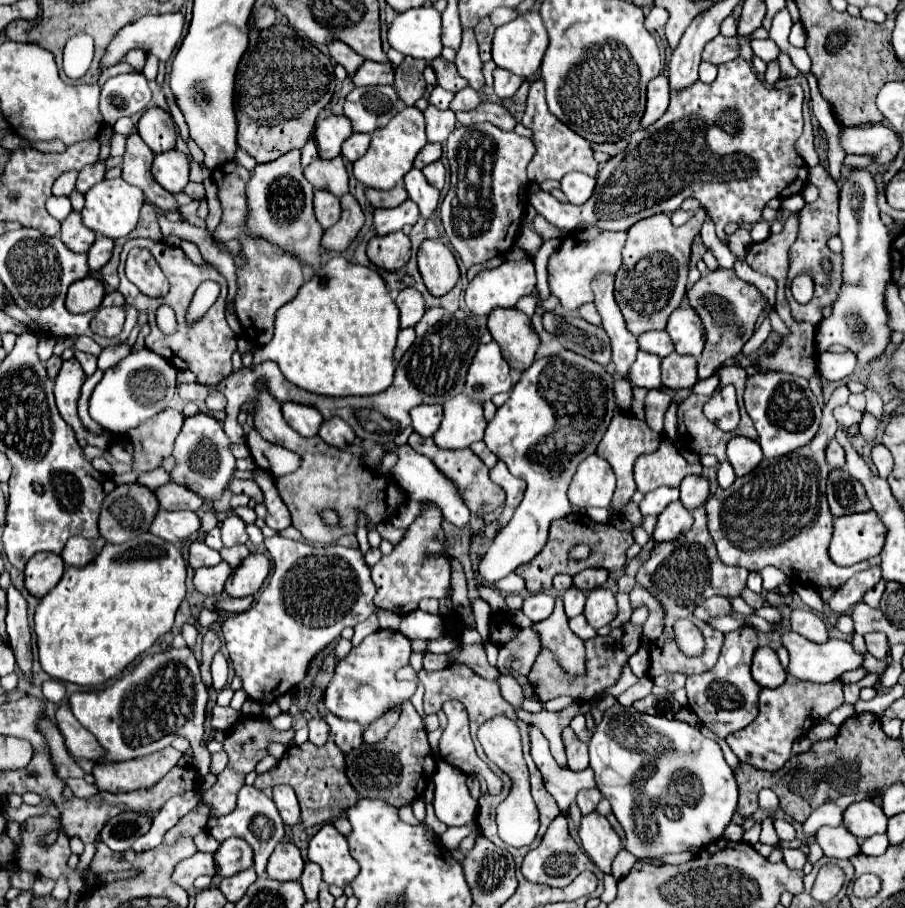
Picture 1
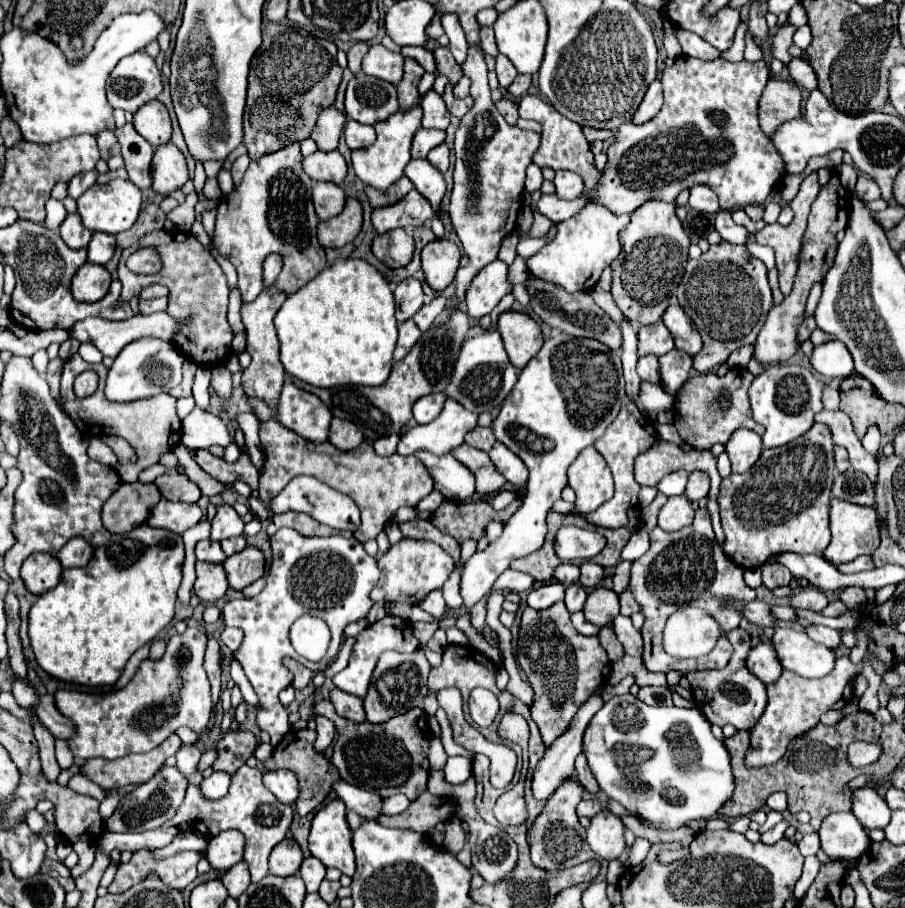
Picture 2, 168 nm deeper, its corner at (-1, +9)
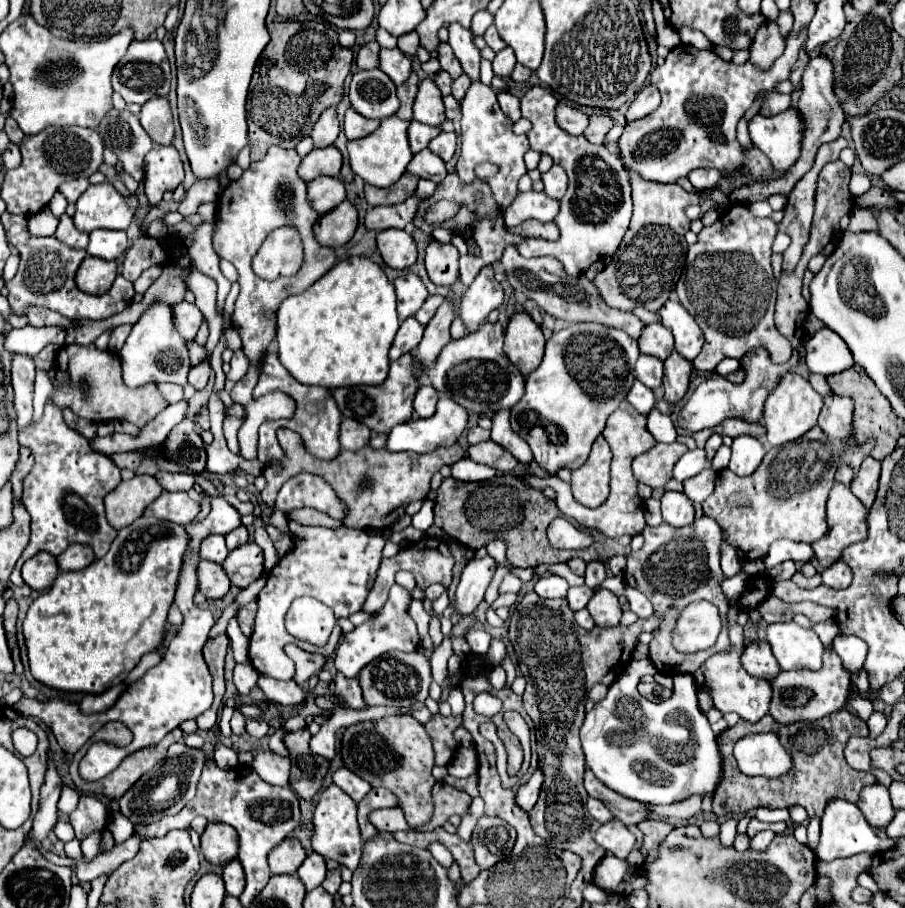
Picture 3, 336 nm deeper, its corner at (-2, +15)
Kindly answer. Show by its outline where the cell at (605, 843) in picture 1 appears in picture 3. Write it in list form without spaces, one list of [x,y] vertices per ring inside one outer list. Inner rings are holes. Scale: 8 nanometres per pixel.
[[[620,820],[602,824],[600,830],[594,834],[594,840],[608,852],[612,852],[616,858],[626,858],[636,844],[634,834]]]

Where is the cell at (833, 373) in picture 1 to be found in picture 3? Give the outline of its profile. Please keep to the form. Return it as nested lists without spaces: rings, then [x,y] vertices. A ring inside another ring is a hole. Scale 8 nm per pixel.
[[[826,326],[814,332],[806,350],[806,366],[810,372],[830,376],[854,366],[852,352],[846,348],[846,342]]]

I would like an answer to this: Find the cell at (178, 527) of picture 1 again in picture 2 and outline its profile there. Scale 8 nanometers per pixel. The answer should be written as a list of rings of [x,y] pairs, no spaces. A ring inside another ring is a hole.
[[[161,498],[161,502],[151,510],[147,524],[153,528],[165,528],[175,534],[183,534],[187,528],[195,526],[203,518],[203,512],[197,504],[185,502],[169,502]]]

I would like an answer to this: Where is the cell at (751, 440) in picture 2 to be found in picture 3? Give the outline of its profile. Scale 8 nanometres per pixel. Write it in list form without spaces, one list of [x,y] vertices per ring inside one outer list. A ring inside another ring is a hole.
[[[738,436],[732,442],[730,470],[734,474],[738,474],[738,476],[750,476],[760,466],[764,454],[766,454],[766,448],[764,448],[764,444],[758,438]]]

